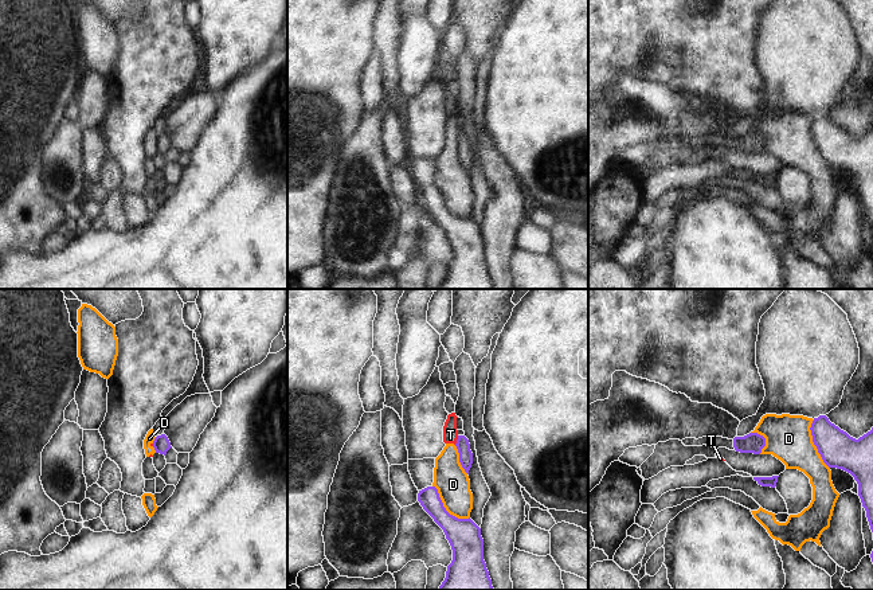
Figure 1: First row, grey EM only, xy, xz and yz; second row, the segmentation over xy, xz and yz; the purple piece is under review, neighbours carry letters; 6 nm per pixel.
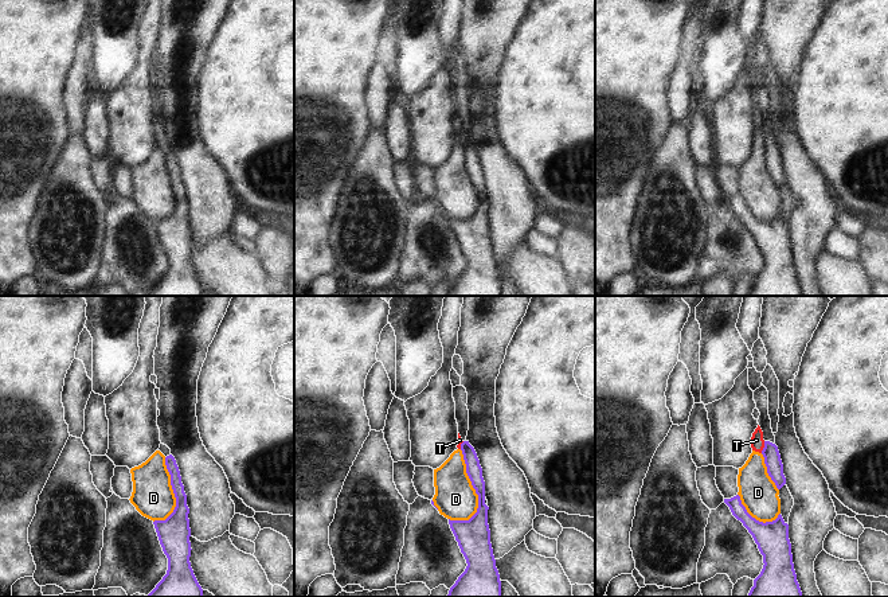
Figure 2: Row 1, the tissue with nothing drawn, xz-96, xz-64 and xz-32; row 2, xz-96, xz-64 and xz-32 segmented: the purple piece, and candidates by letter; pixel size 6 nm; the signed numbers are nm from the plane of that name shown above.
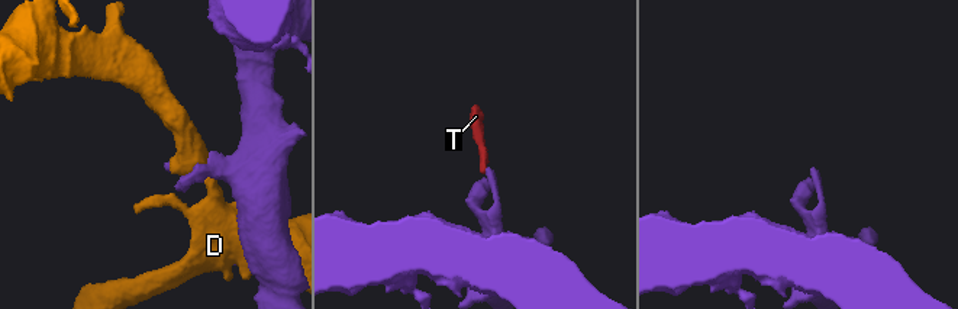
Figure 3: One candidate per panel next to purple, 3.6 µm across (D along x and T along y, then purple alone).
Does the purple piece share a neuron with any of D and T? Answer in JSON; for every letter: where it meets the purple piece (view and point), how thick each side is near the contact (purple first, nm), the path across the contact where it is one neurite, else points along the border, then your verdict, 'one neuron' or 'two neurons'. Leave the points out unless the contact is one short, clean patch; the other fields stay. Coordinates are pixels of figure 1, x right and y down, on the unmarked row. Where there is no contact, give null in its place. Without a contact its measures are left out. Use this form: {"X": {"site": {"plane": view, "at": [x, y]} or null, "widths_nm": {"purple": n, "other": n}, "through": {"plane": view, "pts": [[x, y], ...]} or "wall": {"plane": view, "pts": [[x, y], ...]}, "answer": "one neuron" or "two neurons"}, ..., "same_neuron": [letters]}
{"D": {"site": {"plane": "xz", "at": [445, 208]}, "widths_nm": {"purple": 200, "other": 200}, "answer": "two neurons"}, "T": {"site": {"plane": "xz", "at": [457, 139]}, "widths_nm": {"purple": 80, "other": 100}, "wall": {"plane": "xz", "pts": [[458, 135], [454, 143]]}, "answer": "two neurons"}, "same_neuron": []}

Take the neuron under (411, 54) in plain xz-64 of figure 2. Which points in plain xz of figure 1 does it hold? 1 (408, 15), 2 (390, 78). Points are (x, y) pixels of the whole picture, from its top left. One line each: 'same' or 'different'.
1: same
2: different

